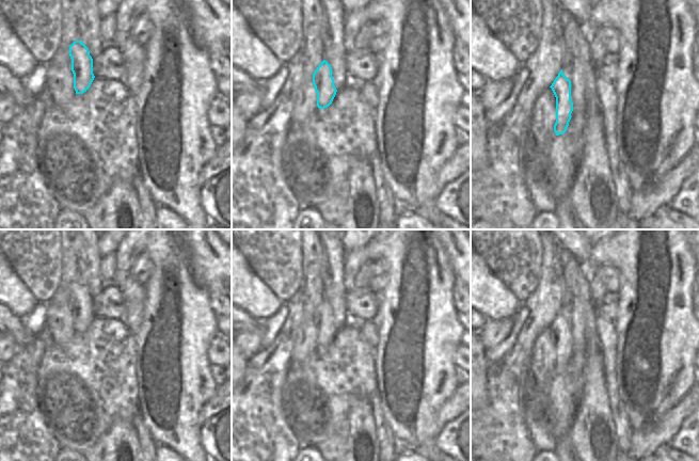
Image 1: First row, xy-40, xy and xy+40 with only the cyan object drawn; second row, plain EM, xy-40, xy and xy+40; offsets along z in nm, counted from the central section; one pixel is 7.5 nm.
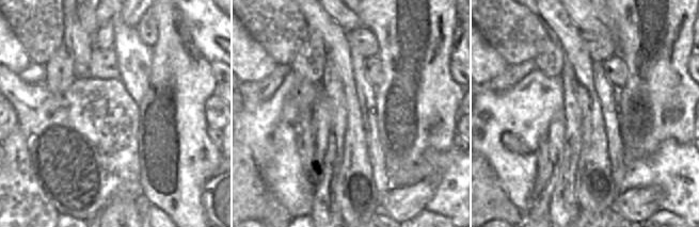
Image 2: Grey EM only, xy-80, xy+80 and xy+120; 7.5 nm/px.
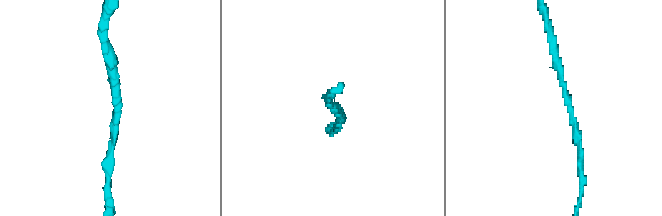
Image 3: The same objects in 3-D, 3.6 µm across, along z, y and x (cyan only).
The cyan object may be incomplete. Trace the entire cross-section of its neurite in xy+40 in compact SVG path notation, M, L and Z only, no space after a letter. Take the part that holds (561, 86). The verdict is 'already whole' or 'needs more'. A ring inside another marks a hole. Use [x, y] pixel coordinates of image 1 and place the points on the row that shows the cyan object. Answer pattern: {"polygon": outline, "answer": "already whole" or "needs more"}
{"polygon": "M563 67L550 88L556 97L556 123L554 131L556 136L559 136L567 131L573 115L573 88L569 78L565 75Z", "answer": "needs more"}

